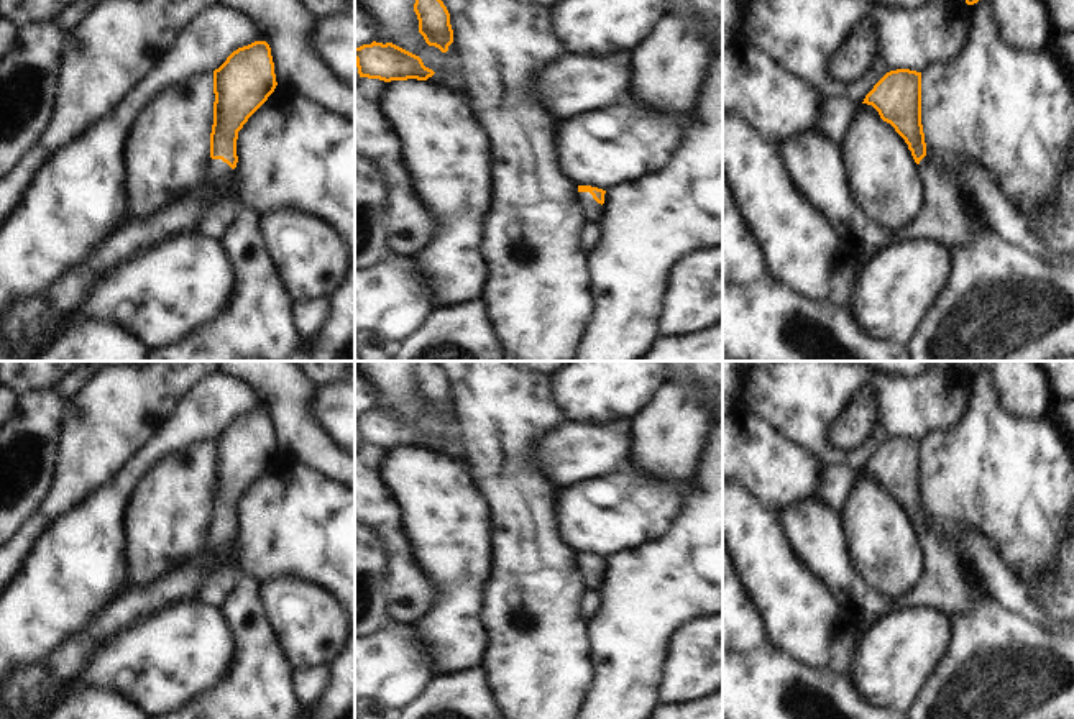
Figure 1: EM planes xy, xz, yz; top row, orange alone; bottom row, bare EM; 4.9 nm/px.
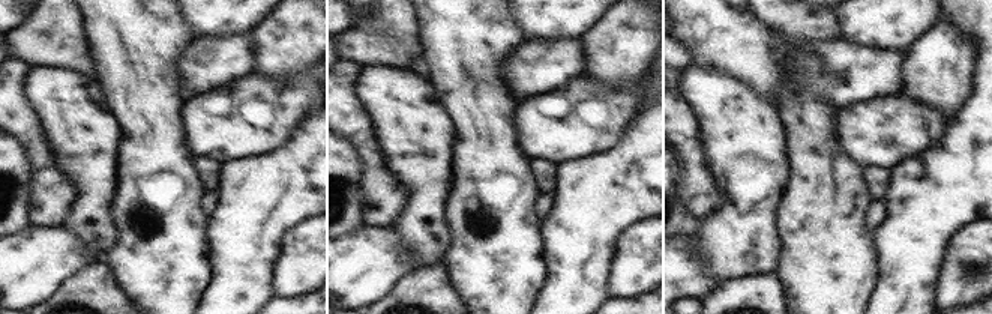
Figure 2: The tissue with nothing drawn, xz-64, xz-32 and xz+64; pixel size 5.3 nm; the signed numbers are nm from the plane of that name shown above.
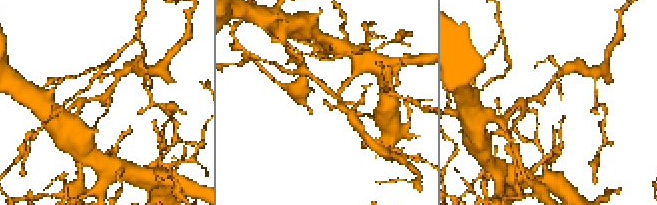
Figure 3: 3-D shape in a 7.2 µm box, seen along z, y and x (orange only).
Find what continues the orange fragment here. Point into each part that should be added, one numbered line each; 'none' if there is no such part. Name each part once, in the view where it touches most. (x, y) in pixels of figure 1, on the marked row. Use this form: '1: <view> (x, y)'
1: xz (592, 210).

